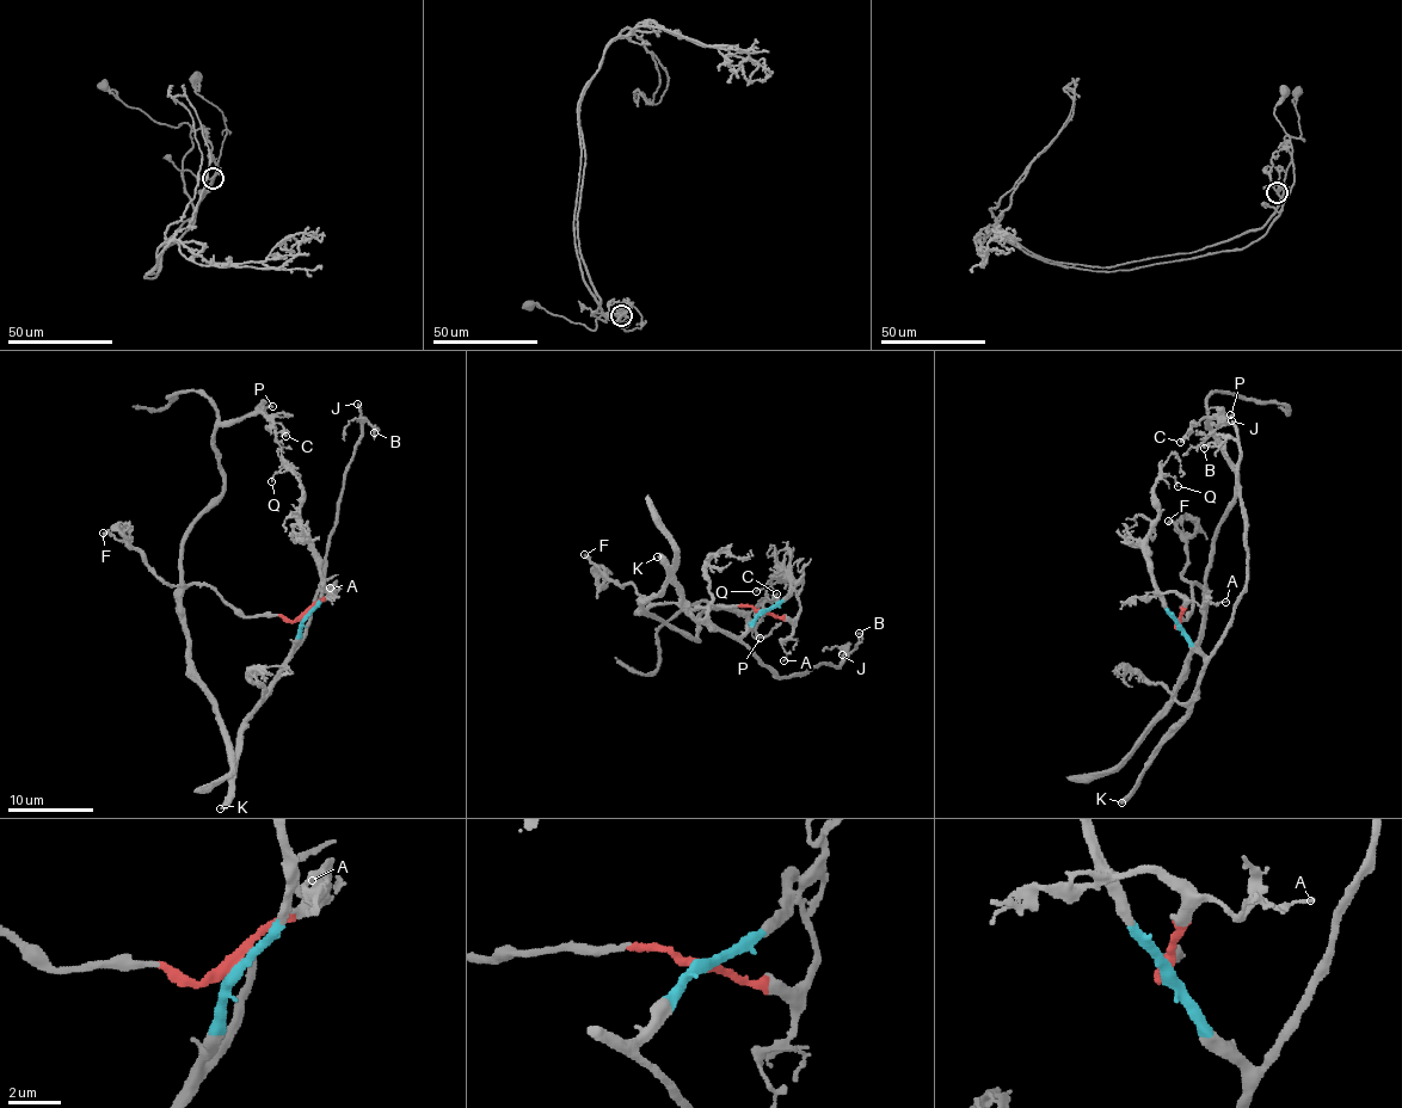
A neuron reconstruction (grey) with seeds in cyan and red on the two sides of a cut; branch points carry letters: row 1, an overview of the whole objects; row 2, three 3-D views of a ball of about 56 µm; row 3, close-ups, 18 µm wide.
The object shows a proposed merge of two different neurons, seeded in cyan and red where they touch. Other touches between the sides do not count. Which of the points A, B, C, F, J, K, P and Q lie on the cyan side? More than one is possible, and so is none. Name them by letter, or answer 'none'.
B, J, K, Q

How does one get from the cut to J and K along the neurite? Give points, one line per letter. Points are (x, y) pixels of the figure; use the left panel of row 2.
J: (303, 617), (294, 646), (309, 621), (343, 474), (361, 436), (357, 404)
K: (303, 617), (299, 641), (271, 693), (246, 722), (233, 798), (221, 808)

